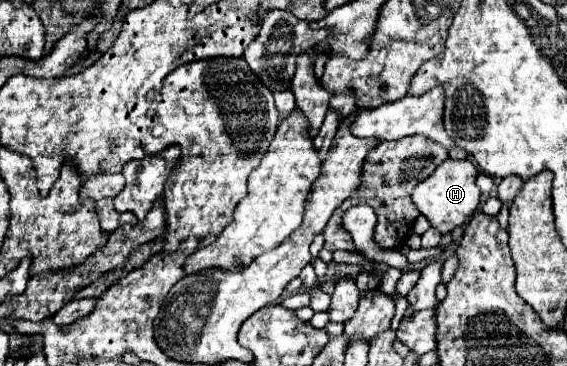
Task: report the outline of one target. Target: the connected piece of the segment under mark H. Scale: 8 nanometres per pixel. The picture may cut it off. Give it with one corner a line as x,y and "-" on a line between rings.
448,159
440,167
436,167
436,171
426,181
414,187
412,201
420,211
420,215
424,215
436,231
440,231
442,235
450,233
454,227
464,225
478,209
480,189
476,185
476,175
478,175
478,169
470,159
464,159
464,161

